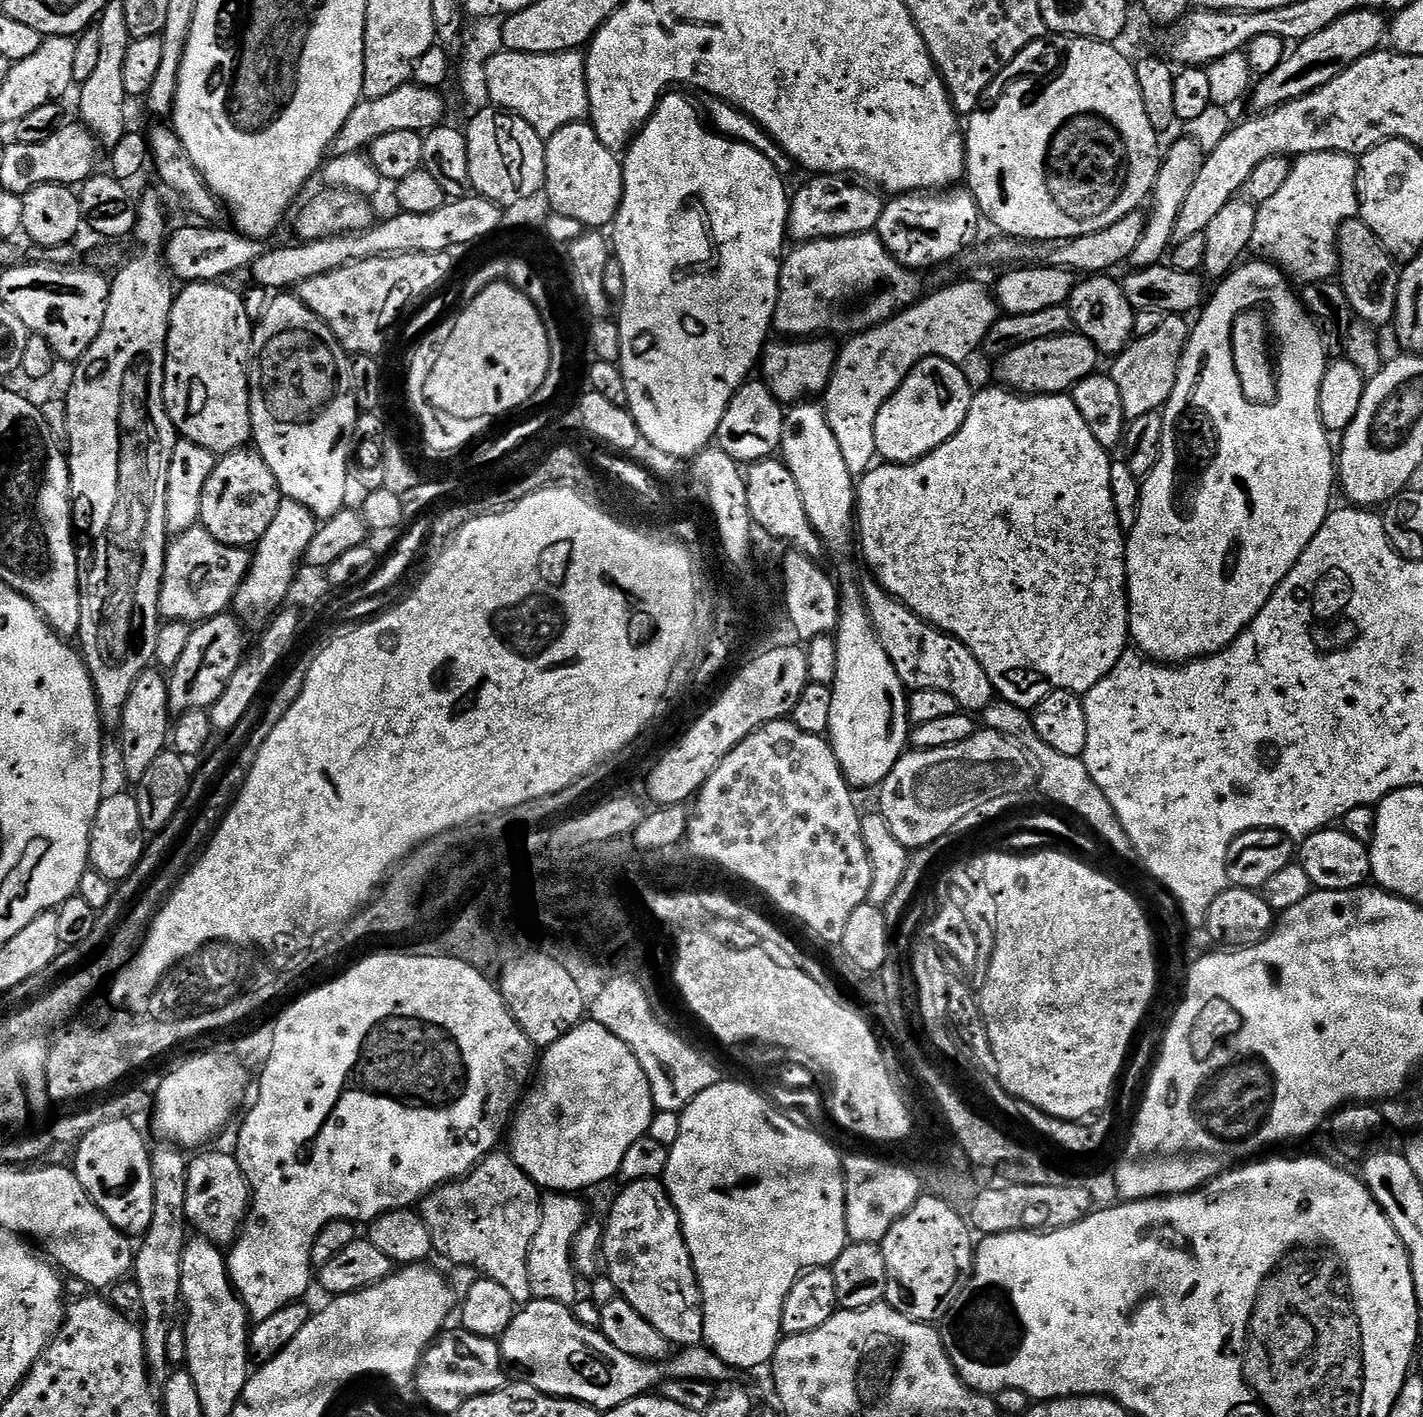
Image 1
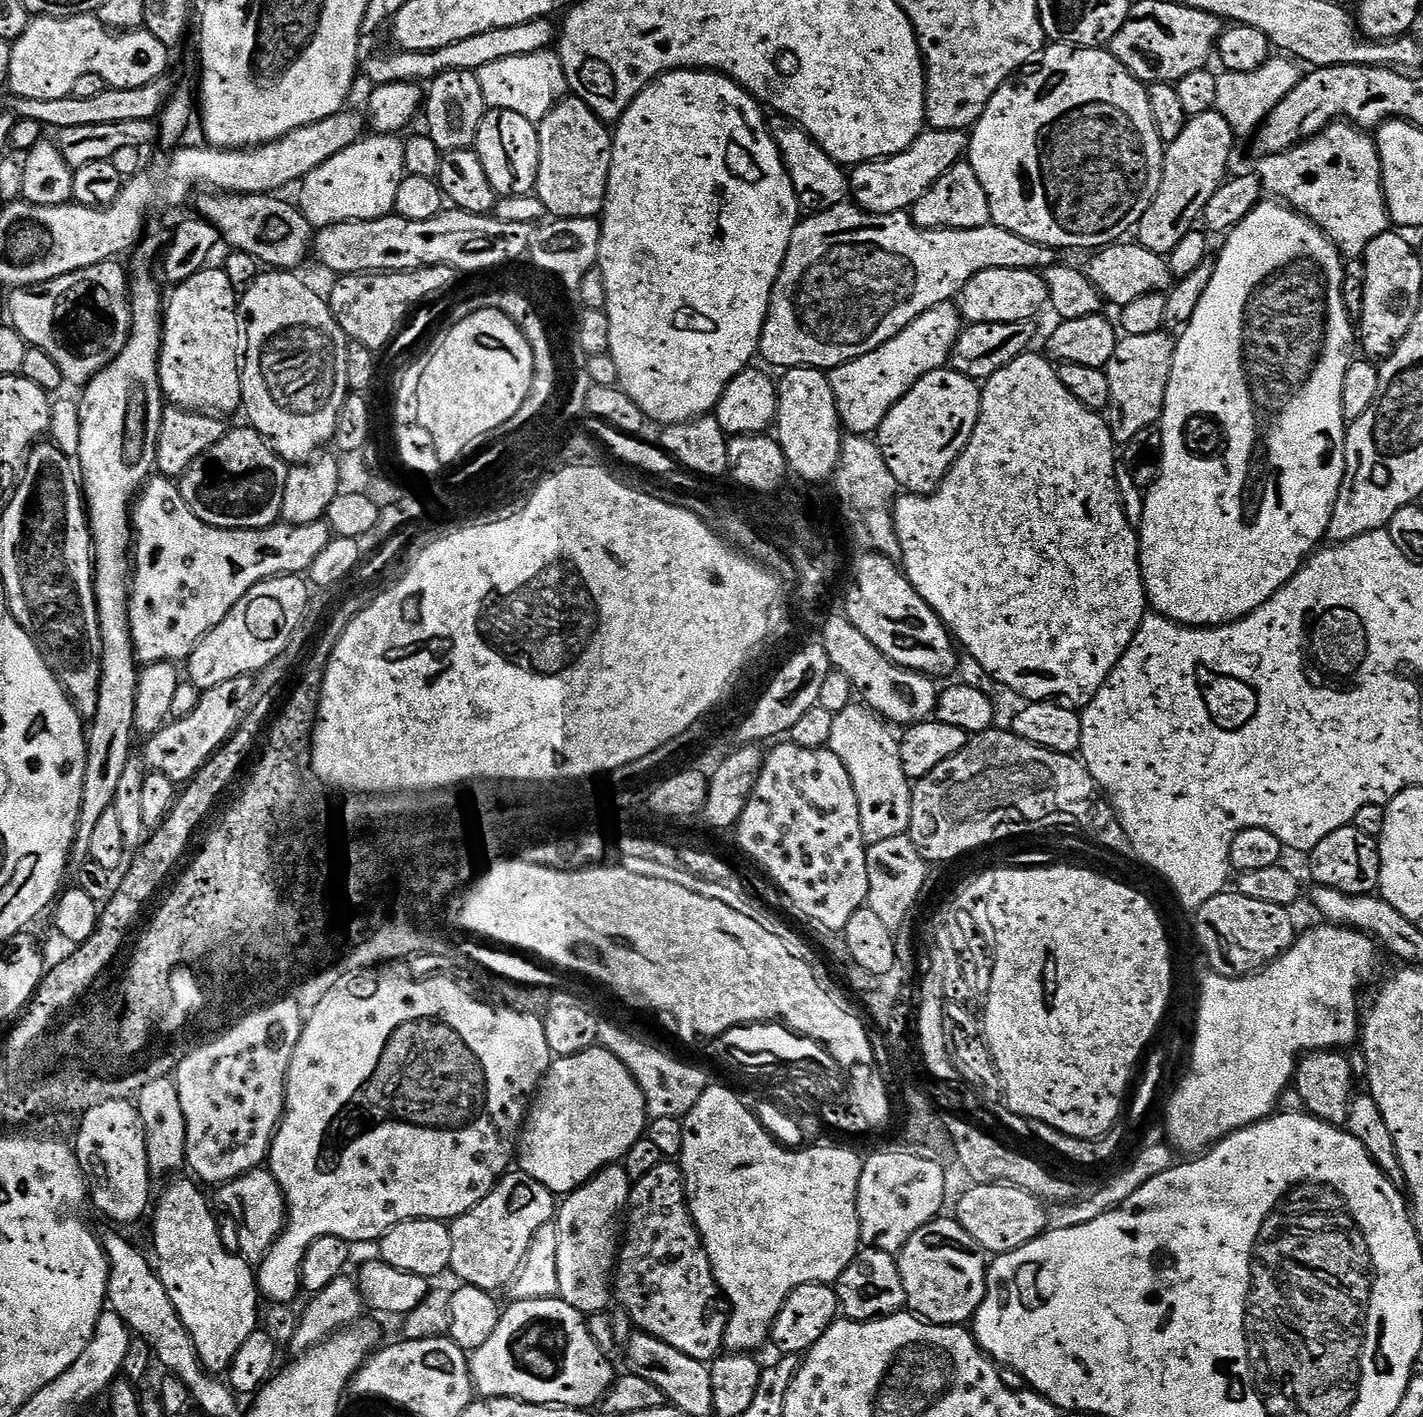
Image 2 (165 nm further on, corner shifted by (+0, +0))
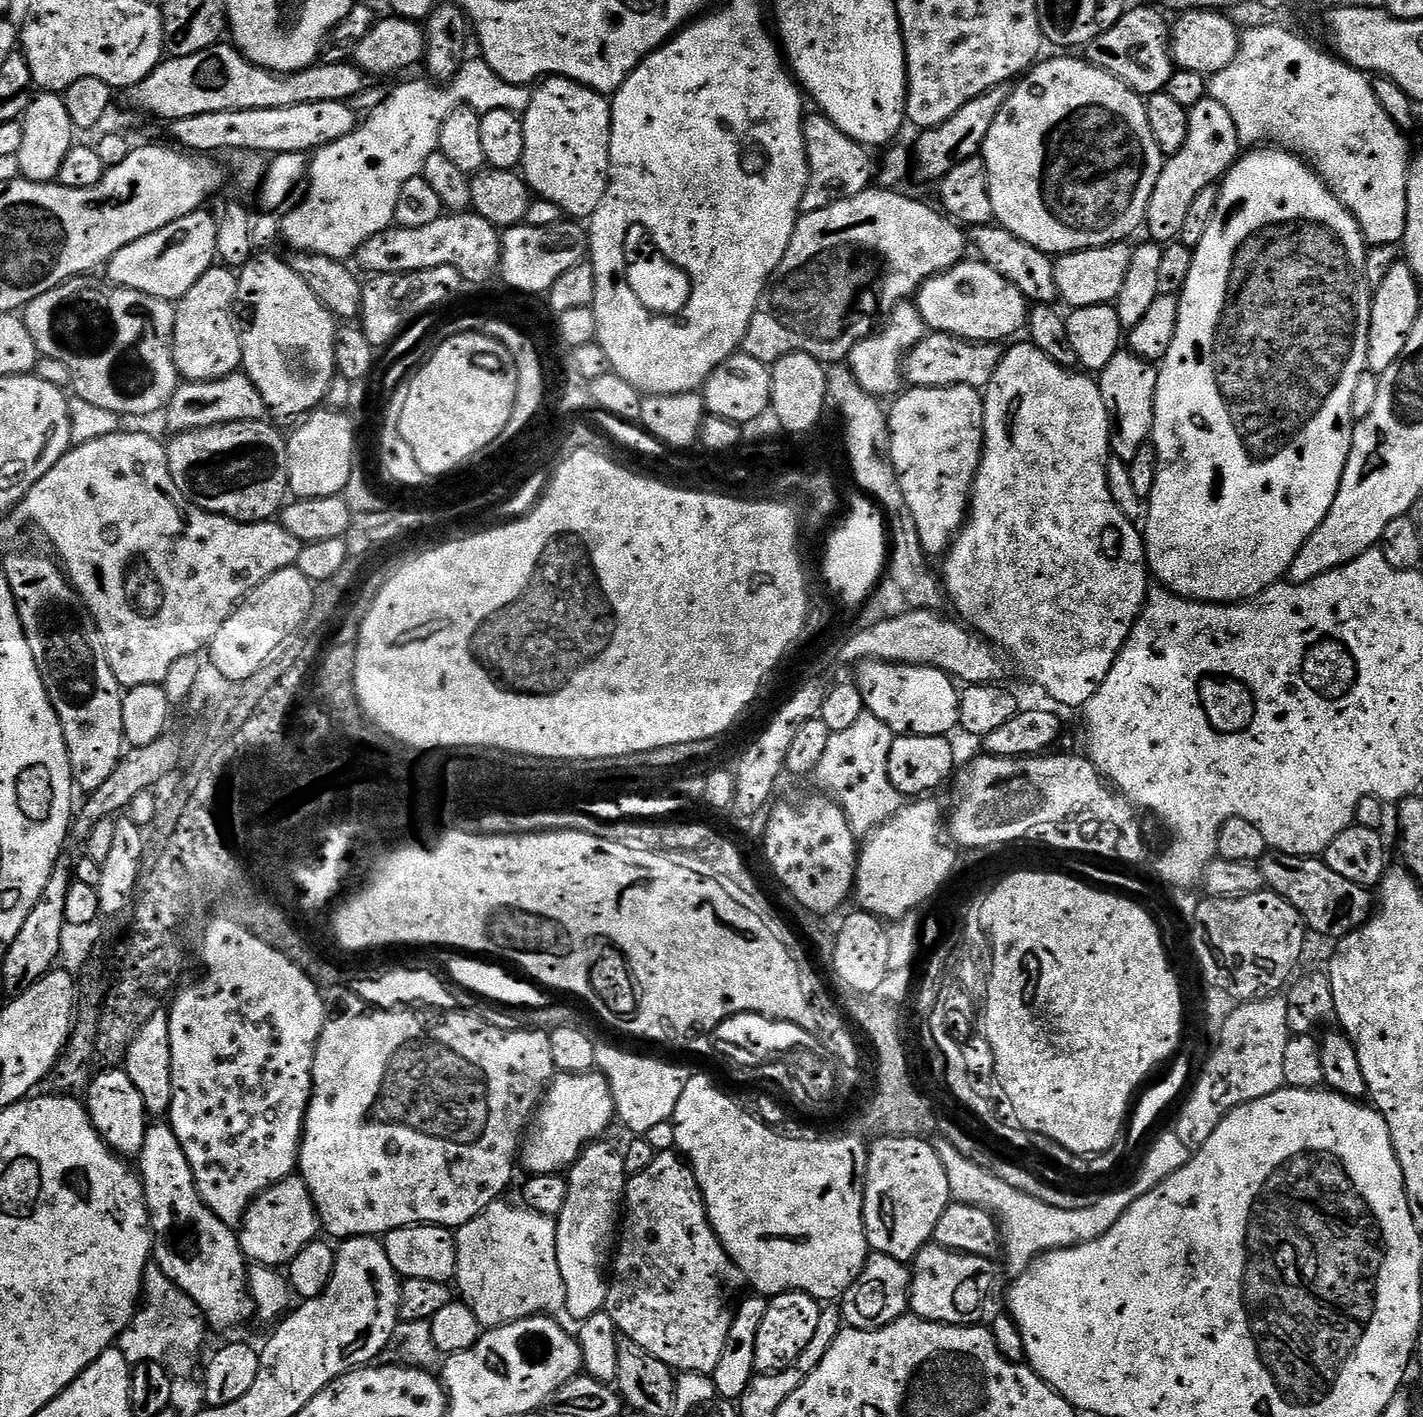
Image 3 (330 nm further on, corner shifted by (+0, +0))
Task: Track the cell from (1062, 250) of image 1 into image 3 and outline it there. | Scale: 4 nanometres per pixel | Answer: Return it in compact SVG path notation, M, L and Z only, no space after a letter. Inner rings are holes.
M869 186L862 194L854 194L854 198L801 215L794 226L790 246L764 289L754 318L750 318L743 355L758 358L758 362L769 366L795 352L810 354L821 362L847 361L854 346L873 335L877 325L899 304L911 301L926 281L965 259L965 229L943 211L902 193Z

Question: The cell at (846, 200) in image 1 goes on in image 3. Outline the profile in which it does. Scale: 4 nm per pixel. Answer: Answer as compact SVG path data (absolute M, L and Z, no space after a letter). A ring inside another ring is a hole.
M1011 83L999 84L991 88L986 94L974 98L974 102L966 102L954 118L936 128L929 128L919 133L920 141L914 148L914 176L920 180L943 180L954 166L966 162L970 158L981 155L986 134L990 134L990 126L994 126L994 118L998 118L998 110L1002 110L1004 103L1010 98L1013 85Z

